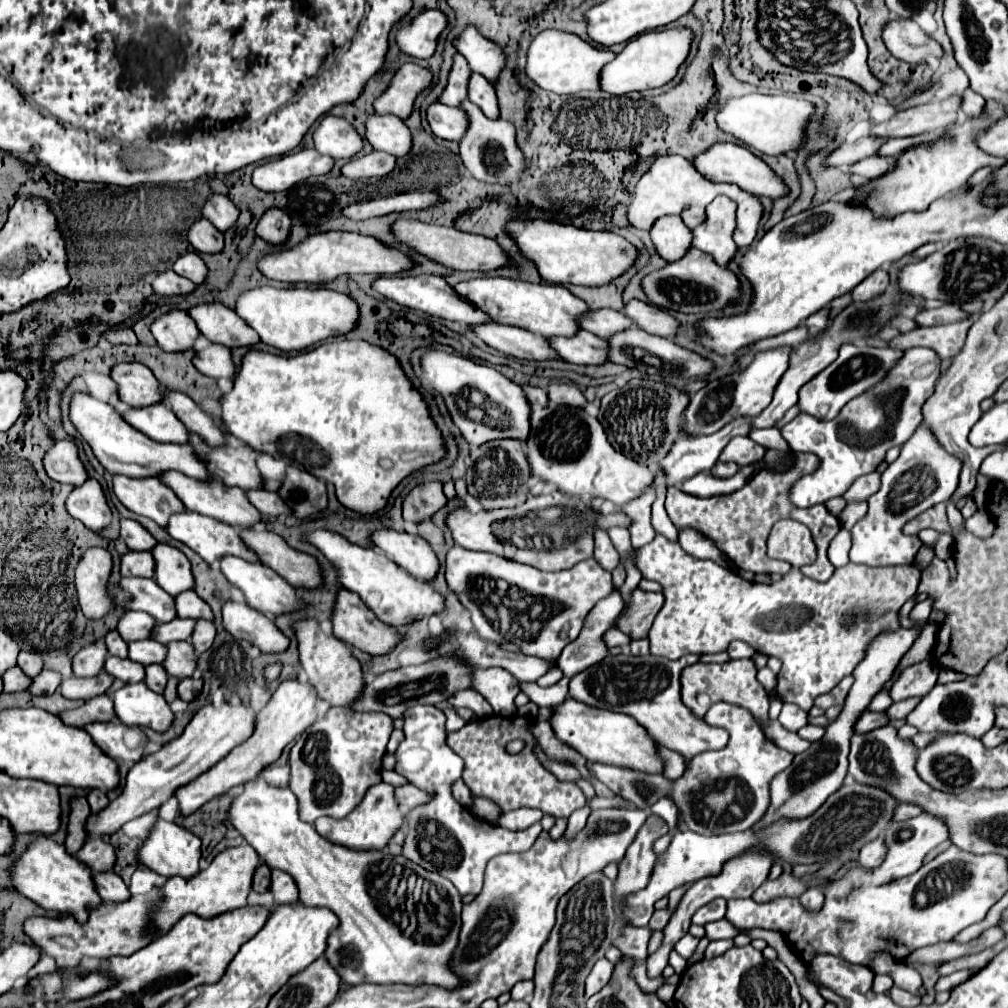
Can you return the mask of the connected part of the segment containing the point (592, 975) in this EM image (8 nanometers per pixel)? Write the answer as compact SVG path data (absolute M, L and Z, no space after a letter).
M601 958L593 966L593 970L589 972L589 976L585 980L585 998L591 998L595 992L599 992L609 982L611 970L613 970L613 964L607 958Z

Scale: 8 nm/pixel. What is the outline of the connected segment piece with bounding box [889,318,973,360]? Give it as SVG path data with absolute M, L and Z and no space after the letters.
M965 318L951 324L937 324L931 328L913 328L909 332L895 336L889 342L889 348L905 352L915 346L925 346L937 352L941 360L949 360L955 354L959 354L959 350L963 348L963 342L971 324L973 324L973 318Z

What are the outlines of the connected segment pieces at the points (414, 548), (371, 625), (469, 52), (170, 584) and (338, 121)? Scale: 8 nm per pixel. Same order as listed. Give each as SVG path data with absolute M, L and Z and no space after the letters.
M383 528L371 534L371 544L417 580L431 580L439 570L433 548L421 536Z
M339 588L337 596L335 596L331 622L333 622L333 634L337 638L341 638L343 642L347 642L347 644L351 644L351 646L355 646L367 654L373 654L373 656L387 654L401 640L401 634L393 626L379 622L375 618L375 614L361 602L361 598L355 592L349 592L345 588Z
M473 24L465 26L465 30L453 40L453 46L467 58L471 70L483 74L489 82L495 82L497 74L505 66L505 56L499 46L487 42L487 38L483 38Z
M157 544L151 550L155 558L155 576L153 580L171 596L179 594L179 590L193 588L191 564L183 552L169 544Z
M327 114L313 132L313 144L319 154L331 156L333 160L347 160L363 148L363 138L345 118Z

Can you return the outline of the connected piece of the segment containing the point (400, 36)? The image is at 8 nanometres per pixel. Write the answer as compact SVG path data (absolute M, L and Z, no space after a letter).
M423 10L409 24L401 26L395 34L401 52L413 58L429 58L435 52L437 36L443 32L447 18L439 10Z

